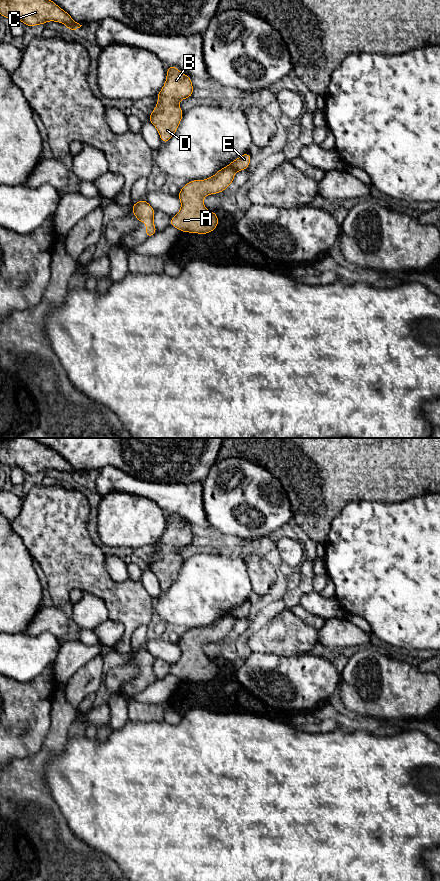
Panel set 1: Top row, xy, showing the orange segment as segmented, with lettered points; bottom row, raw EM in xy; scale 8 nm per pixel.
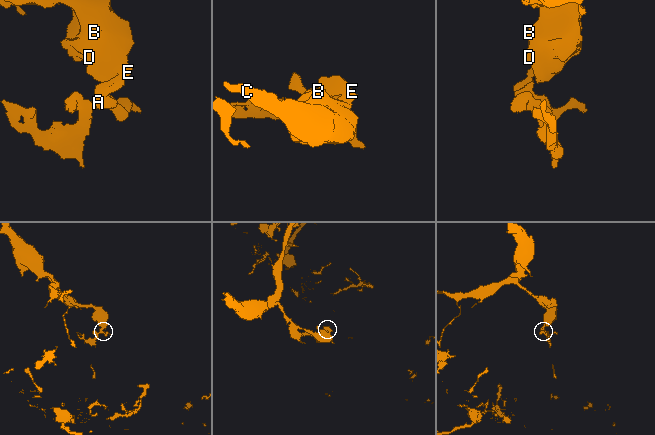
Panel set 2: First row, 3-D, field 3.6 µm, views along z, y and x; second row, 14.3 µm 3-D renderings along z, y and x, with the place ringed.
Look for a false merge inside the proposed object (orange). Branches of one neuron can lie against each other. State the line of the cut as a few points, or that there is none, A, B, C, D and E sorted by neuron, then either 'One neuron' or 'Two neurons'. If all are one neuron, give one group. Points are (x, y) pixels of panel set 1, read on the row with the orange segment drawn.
Split along xy (229, 165), (235, 171). Groups: A / B C D E. Two neurons

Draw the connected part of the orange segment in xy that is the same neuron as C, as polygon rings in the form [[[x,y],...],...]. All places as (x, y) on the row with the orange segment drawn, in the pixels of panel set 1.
[[[0,0],[0,15],[11,21],[20,20],[25,26],[36,26],[48,21],[63,23],[72,31],[82,26],[52,0]]]

